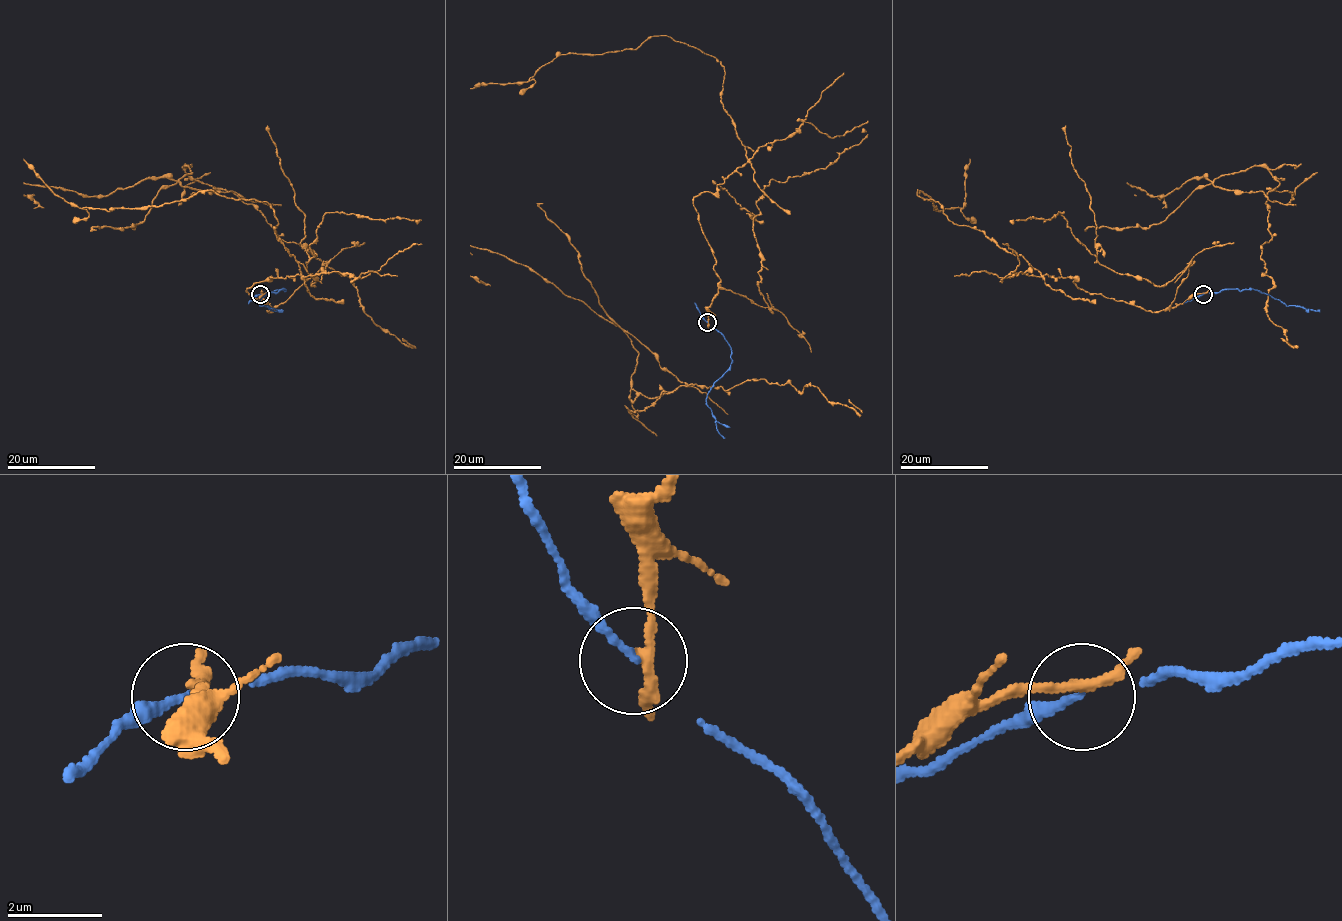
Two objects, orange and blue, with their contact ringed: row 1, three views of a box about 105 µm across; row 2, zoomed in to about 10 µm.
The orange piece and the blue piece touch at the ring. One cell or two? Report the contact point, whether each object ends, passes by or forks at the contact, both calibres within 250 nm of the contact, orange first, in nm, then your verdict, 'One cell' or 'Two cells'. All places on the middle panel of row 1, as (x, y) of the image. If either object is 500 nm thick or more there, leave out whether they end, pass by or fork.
Place: (707, 322). At the ring orange passes by. At the ring blue ends. Thickness 200 nm (orange) against 160 nm. Two cells

